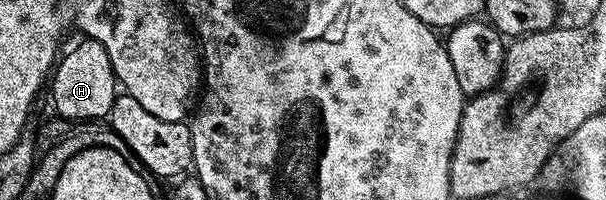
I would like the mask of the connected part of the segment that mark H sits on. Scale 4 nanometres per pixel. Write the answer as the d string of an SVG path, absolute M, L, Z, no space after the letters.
M84 39L80 45L65 53L58 58L49 77L49 94L56 103L56 114L67 121L87 121L83 123L98 122L95 121L98 117L106 118L117 96L117 82L109 51L105 51L99 41Z

